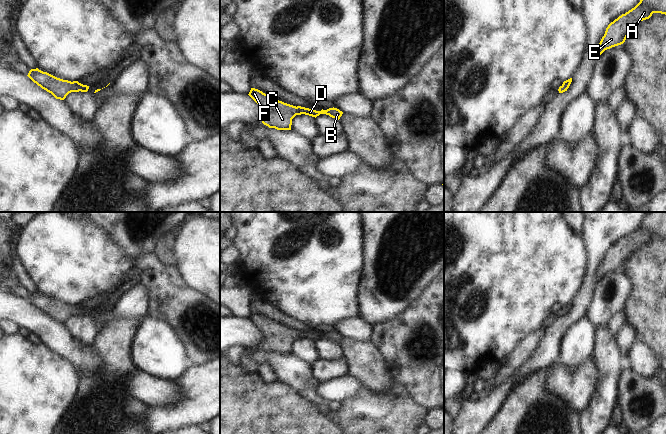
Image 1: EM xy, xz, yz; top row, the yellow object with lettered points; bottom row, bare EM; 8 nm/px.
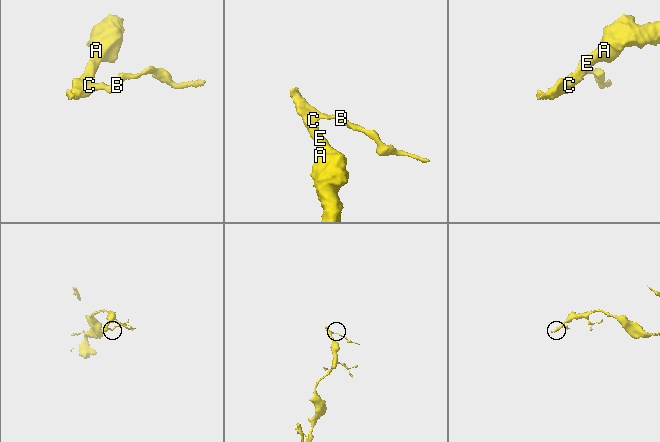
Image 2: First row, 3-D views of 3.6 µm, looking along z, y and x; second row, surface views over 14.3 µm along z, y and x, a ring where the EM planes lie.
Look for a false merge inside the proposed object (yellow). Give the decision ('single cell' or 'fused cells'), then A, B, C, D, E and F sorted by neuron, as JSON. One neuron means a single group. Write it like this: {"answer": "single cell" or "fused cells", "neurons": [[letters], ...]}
{"answer": "single cell", "neurons": [["A", "B", "C", "D", "E", "F"]]}

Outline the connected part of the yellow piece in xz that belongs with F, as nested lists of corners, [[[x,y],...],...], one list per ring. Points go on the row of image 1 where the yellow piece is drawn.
[[[251,88],[248,95],[263,111],[262,123],[269,128],[275,128],[277,130],[291,130],[292,119],[296,115],[305,114],[316,118],[320,114],[326,114],[339,120],[343,114],[342,111],[334,107],[327,110],[322,109],[321,111],[301,106],[296,107],[279,101],[275,97],[269,96],[255,88]]]

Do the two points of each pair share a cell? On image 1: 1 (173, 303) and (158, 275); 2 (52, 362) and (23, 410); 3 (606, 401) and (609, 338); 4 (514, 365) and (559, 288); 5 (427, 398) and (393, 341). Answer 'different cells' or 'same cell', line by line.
1: same cell
2: same cell
3: same cell
4: different cells
5: same cell

